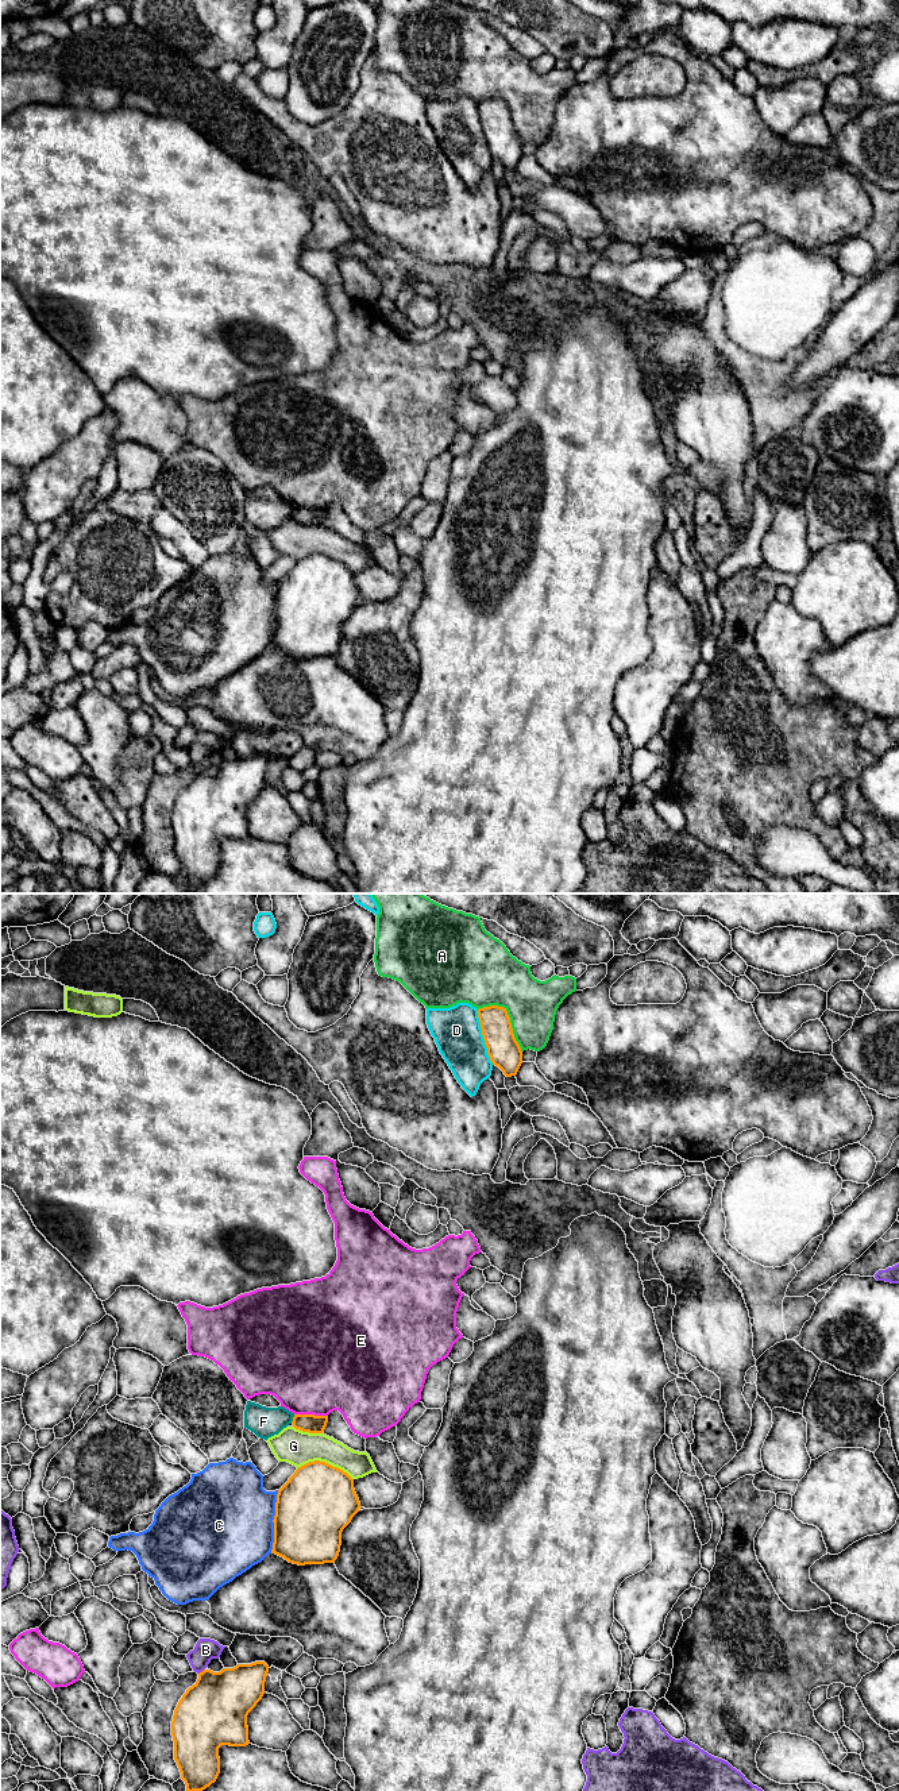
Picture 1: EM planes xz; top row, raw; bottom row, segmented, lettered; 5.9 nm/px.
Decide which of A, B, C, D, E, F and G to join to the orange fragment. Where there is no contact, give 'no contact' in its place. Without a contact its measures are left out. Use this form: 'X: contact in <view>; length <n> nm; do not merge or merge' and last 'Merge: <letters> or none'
A: contact in xz; length 380 nm; do not merge
B: contact in xz; length 50 nm; do not merge
C: contact in xz; length 380 nm; do not merge
D: contact in xz; length 340 nm; do not merge
E: contact in xz; length 200 nm; do not merge
F: contact in xz; length 60 nm; do not merge
G: contact in xz; length 340 nm; do not merge
Merge: none

